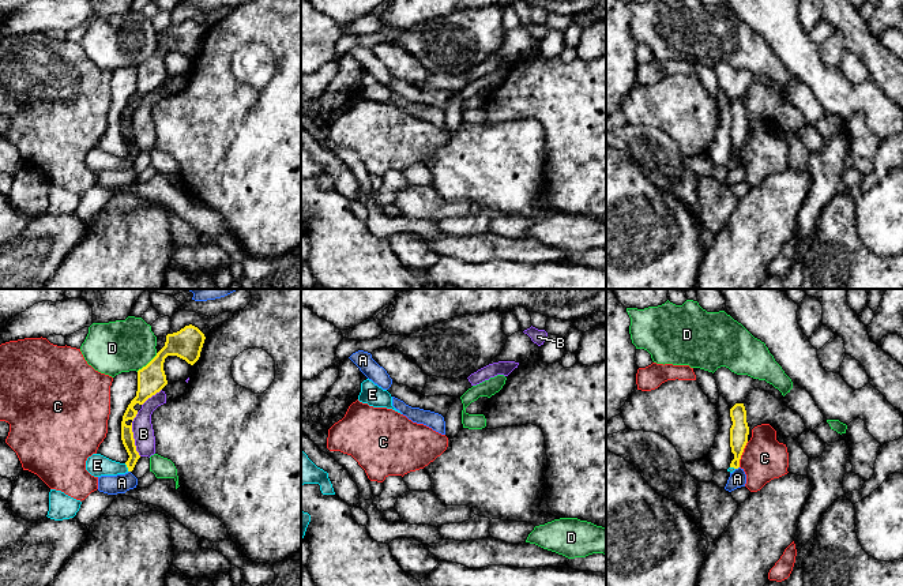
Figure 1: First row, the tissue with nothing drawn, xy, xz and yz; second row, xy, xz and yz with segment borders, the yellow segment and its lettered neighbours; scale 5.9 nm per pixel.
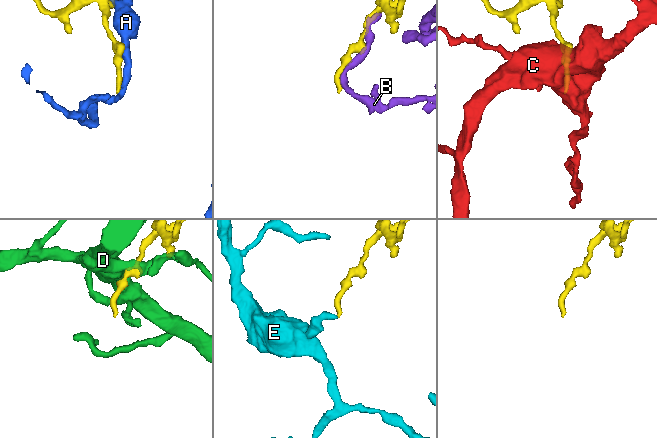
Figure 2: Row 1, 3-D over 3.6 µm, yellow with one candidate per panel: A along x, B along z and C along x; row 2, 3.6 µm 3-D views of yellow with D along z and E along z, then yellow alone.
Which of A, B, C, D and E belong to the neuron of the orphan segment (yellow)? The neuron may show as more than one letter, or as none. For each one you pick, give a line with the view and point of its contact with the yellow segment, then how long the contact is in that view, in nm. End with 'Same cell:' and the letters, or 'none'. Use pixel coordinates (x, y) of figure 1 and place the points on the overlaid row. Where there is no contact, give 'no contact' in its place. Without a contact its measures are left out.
E: xy (127, 466) | 50 nm
Same cell: E

